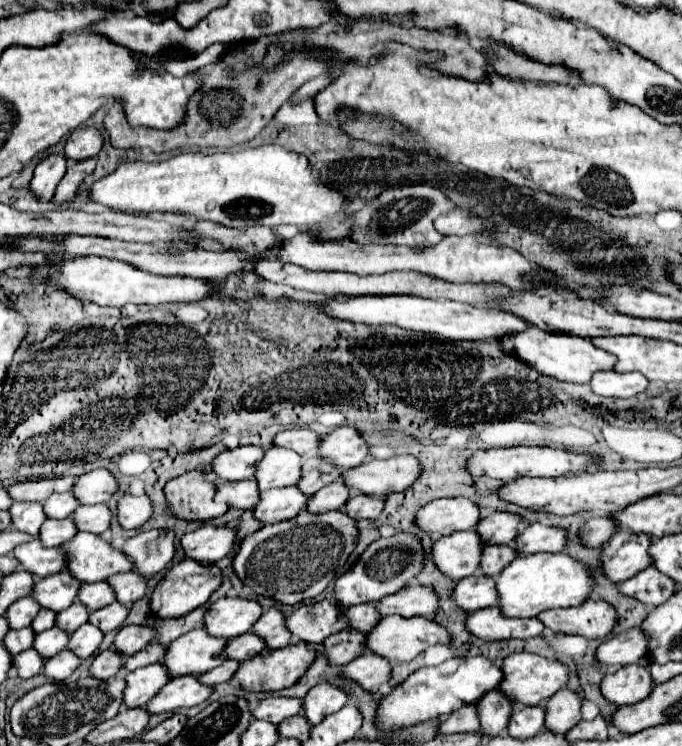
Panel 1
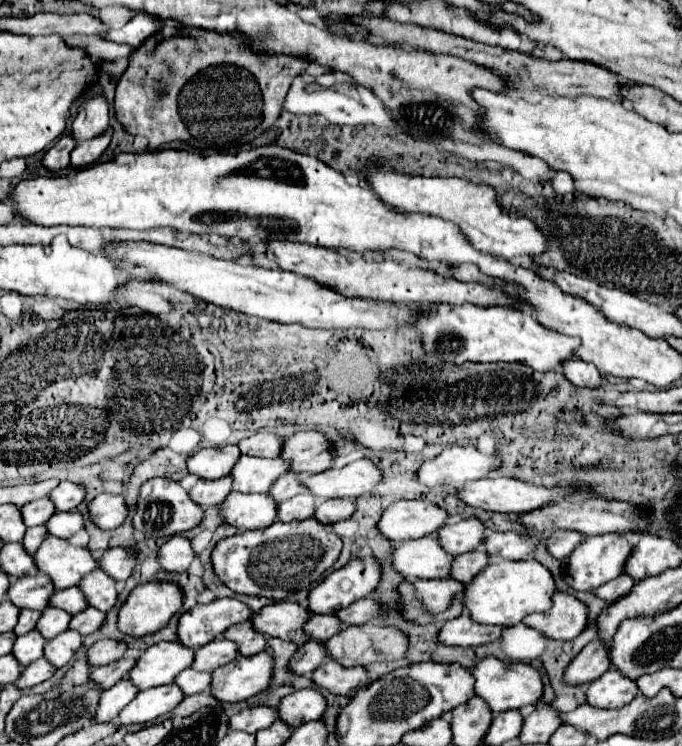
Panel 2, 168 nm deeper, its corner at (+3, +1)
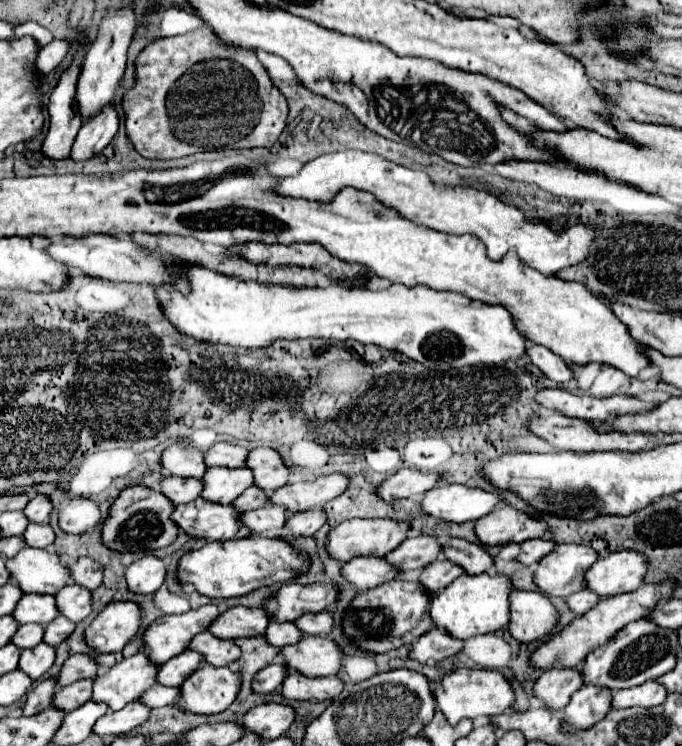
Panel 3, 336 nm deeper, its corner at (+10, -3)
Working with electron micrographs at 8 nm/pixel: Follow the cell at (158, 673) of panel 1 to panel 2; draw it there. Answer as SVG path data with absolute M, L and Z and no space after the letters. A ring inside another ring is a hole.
M121 679L117 685L101 693L101 703L97 707L97 715L93 717L95 723L109 723L119 715L119 711L133 701L137 695L137 687L129 683L129 679Z

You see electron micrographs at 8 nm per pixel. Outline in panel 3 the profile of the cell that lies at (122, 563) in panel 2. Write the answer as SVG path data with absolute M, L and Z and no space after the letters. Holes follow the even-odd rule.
M80 557L78 563L70 567L70 571L72 571L74 583L84 585L84 587L88 587L90 591L94 591L94 589L98 589L98 587L102 585L104 567L102 567L98 561L90 559L90 557Z

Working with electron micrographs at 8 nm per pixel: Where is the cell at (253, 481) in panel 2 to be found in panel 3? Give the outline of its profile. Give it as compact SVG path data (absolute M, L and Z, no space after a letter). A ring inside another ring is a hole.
M210 467L204 475L206 491L202 491L204 499L210 499L212 503L234 503L238 495L242 495L248 487L254 485L254 475L252 469L248 467L238 467L238 469L228 469L228 467Z

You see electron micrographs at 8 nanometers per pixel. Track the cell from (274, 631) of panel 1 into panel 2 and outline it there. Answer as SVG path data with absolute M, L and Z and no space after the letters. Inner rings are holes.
M249 621L245 623L237 623L233 627L229 627L229 631L225 631L223 635L225 639L231 639L233 643L237 643L237 651L243 657L251 657L257 655L259 651L265 649L265 635L257 633Z

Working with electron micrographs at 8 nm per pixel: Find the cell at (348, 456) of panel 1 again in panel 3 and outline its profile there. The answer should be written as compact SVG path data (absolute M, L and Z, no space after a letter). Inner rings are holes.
M272 447L252 449L246 465L254 471L254 483L266 493L284 487L292 475L290 467L282 461L282 455Z

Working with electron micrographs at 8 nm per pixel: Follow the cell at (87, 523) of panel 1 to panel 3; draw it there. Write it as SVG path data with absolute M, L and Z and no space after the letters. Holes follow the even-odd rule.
M30 523L22 537L24 537L26 545L30 545L30 547L48 547L56 539L54 531L48 523L46 525L44 523Z

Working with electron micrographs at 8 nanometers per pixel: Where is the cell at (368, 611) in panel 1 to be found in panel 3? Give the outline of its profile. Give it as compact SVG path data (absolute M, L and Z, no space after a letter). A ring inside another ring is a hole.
M272 621L270 627L266 629L266 641L270 641L276 647L296 645L302 637L304 637L302 631L294 623L278 623L278 621Z

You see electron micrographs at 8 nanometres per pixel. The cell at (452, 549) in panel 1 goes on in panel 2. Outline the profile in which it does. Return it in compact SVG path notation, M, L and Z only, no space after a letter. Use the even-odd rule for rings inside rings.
M421 537L393 545L393 569L403 579L441 579L449 577L453 555L447 555L437 539Z

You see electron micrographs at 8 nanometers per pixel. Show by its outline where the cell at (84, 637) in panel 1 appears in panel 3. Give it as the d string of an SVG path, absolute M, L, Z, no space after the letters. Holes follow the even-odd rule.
M40 643L38 647L24 649L20 655L20 669L26 671L32 679L42 677L56 661L56 649L48 643Z

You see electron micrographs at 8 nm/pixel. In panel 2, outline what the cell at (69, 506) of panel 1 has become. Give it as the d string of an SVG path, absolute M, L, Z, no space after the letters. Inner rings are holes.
M49 497L35 499L33 503L27 503L25 507L21 507L21 517L25 519L27 527L37 527L37 525L47 523L53 513L55 513L55 509L53 509L53 501Z

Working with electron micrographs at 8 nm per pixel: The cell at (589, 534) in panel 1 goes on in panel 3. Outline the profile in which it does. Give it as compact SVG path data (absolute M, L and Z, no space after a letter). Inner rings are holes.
M528 539L522 543L522 551L518 555L518 561L532 567L532 565L540 563L548 553L552 553L554 547L556 547L556 543L548 541L548 539Z

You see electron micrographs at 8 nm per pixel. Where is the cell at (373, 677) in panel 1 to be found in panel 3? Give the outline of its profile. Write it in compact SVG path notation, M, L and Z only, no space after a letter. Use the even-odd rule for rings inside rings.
M288 671L282 695L296 701L326 701L342 693L346 683L338 677L306 677L298 671Z

